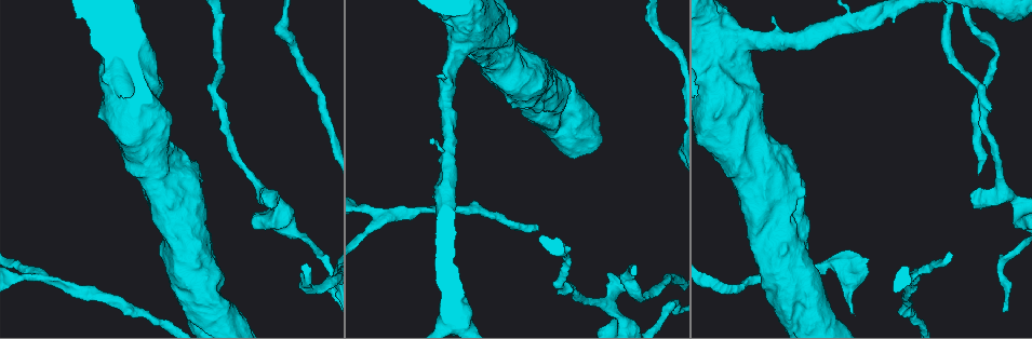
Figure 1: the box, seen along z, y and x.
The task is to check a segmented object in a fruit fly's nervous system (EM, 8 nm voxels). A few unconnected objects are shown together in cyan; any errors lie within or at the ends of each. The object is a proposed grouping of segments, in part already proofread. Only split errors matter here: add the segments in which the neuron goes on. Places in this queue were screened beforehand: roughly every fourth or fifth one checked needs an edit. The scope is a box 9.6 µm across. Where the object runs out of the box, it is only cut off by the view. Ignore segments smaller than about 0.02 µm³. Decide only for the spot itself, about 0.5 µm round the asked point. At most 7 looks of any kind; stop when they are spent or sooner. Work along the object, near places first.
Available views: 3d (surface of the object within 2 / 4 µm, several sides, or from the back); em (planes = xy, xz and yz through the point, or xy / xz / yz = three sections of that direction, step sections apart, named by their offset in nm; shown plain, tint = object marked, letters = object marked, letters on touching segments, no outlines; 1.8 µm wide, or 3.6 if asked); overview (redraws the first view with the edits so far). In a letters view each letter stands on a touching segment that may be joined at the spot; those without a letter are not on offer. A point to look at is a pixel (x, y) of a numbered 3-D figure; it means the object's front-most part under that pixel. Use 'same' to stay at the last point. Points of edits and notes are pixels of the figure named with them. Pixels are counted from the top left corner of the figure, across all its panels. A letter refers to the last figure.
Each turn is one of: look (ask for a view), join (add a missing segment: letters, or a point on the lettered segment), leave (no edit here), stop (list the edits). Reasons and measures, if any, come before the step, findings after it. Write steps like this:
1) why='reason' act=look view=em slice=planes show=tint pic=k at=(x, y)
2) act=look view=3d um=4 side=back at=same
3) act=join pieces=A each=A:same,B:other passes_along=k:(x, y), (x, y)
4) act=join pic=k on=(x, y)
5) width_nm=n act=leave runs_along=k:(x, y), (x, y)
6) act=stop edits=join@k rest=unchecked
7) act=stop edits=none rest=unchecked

why='branch stops here' act=look view=3d um=2 pic=1 at=(607, 275)

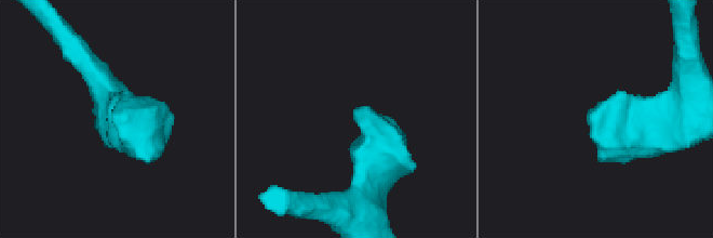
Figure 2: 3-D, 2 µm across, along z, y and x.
act=look view=em slice=planes show=letters pic=2 at=(356, 110)

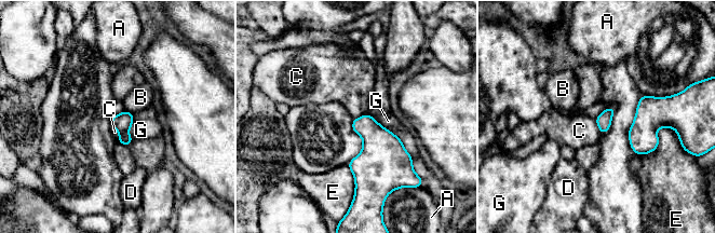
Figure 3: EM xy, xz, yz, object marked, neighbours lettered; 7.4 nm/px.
act=leave each=A:other,B:other,C:other,D:other,E:other,G:other border=3:(594, 119), (601, 133) found='no lettered segment goes on from it'

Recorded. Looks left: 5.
why='a narrow waist' act=look view=3d um=4 pic=1 at=(568, 267)

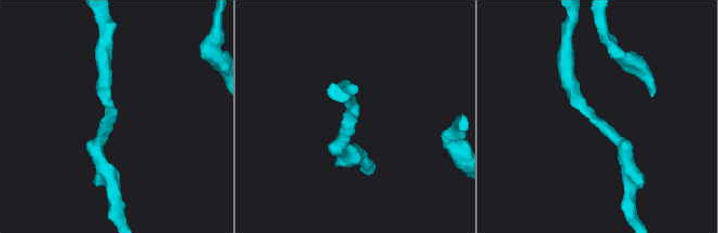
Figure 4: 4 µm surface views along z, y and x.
arm_widths_nm=240,280 act=look view=em um=3.6 slice=planes show=plain pic=4 at=(351, 116)

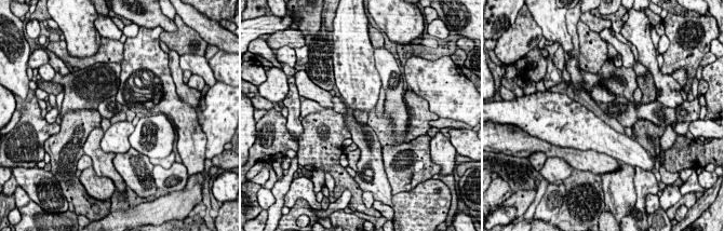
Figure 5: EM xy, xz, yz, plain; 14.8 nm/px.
why='what lies round it' act=look view=em um=3.6 slice=planes show=letters at=same

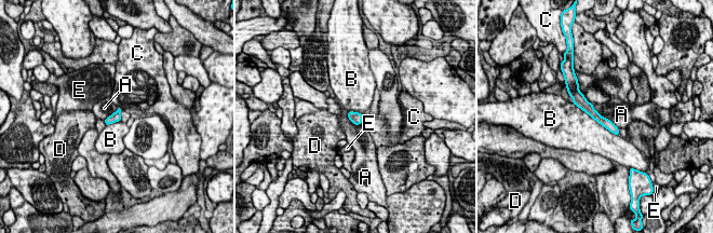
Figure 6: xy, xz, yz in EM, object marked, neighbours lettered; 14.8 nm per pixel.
act=leave each=A:other,B:other,C:other,D:other,E:other runs_along=6:(578, 94), (594, 114), (616, 131) found='no lettered segment goes on from it'

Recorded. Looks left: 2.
why='thick end' act=look view=em slice=planes show=tint pic=1 at=(772, 17)

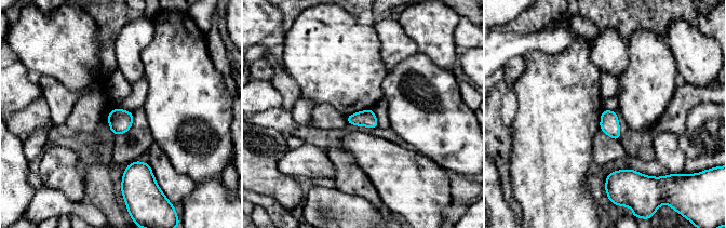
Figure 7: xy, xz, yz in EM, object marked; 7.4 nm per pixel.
act=look view=em slice=planes show=letters at=same

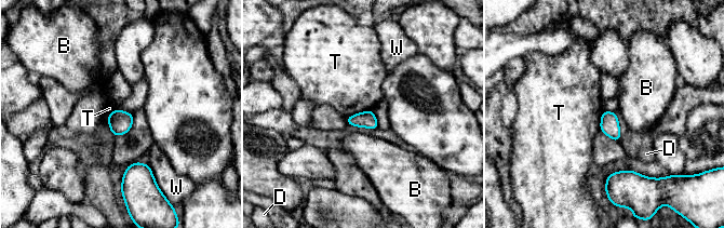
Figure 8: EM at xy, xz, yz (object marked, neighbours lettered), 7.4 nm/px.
act=leave each=B:other,D:other,T:other,W:other border=8:(372, 109), (360, 111), (346, 118) found='none of them fits'

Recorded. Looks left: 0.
act=stop edits=none rest=unchecked

